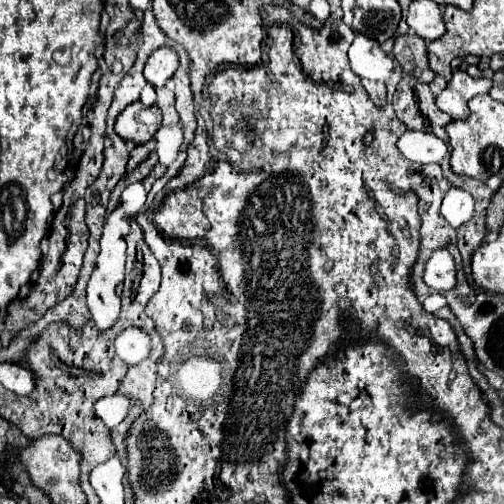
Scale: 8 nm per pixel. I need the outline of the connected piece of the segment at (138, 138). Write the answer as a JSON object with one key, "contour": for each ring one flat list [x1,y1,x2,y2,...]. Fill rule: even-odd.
{"contour":[[134,102,126,106,124,112,116,118,114,128,122,140,146,144,160,128,160,118,152,112,152,108,144,108,142,102]]}

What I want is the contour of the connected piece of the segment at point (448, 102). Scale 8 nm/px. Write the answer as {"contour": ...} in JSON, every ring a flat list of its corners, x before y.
{"contour":[[456,68,448,86,436,96,436,106,442,112,450,114,452,118,464,120,468,116,468,106,466,106,468,100,478,94,486,94,490,88,492,88,490,78,472,78,470,74]]}

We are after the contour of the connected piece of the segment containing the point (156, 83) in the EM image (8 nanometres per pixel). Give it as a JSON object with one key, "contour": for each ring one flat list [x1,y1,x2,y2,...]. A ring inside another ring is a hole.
{"contour":[[158,48,148,56,146,68,144,68,144,78,148,84,154,88,162,88,166,80,174,76,178,68,178,54,170,48]]}

